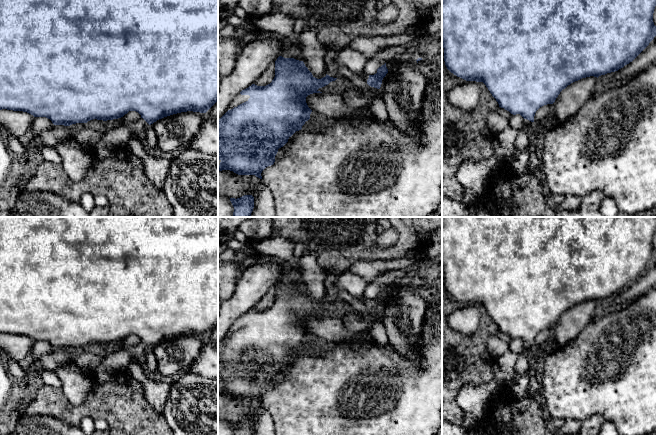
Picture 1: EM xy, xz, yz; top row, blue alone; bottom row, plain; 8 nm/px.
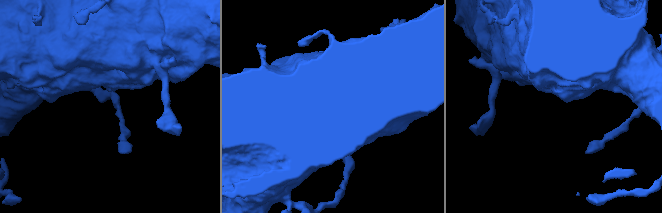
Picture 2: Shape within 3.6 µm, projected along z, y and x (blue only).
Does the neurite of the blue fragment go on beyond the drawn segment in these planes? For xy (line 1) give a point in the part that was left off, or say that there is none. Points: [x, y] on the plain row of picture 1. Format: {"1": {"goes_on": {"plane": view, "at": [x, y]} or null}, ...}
{"1": {"goes_on": {"plane": "xy", "at": [118, 360]}}}

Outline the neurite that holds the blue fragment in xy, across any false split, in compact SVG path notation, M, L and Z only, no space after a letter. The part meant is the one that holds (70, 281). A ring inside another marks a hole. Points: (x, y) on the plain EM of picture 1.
M0 217L0 334L27 336L34 341L46 341L54 349L70 350L87 347L90 344L113 344L123 341L129 335L136 335L141 342L126 346L104 357L102 363L93 370L94 377L101 383L107 382L115 371L125 369L132 361L139 361L146 377L155 379L154 371L148 368L146 353L159 343L187 335L206 337L218 325L218 217Z

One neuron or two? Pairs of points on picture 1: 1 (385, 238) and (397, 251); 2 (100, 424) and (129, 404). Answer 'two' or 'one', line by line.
1: two
2: two

